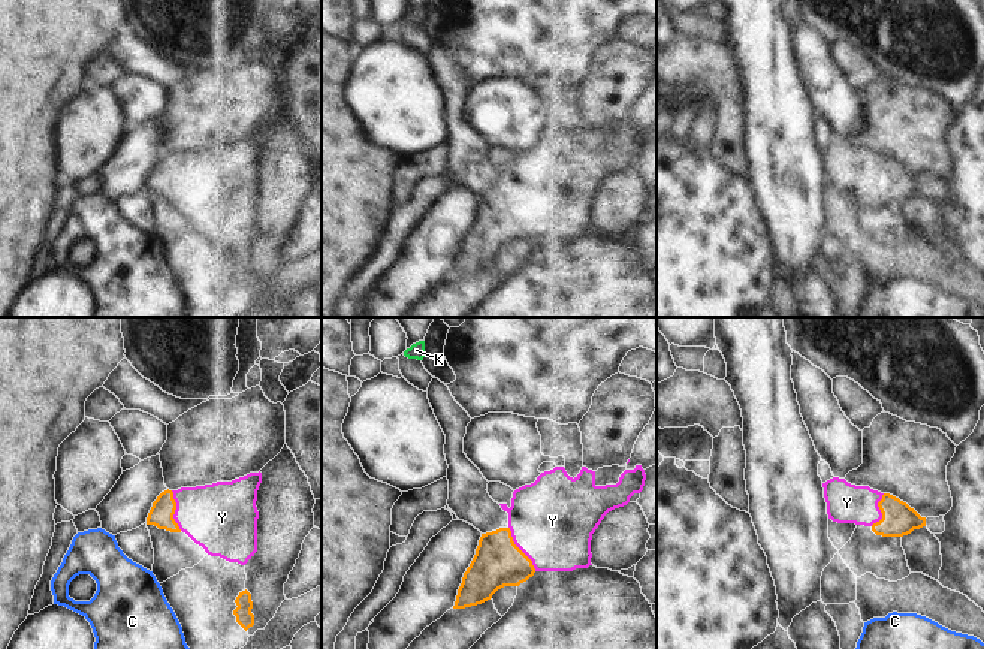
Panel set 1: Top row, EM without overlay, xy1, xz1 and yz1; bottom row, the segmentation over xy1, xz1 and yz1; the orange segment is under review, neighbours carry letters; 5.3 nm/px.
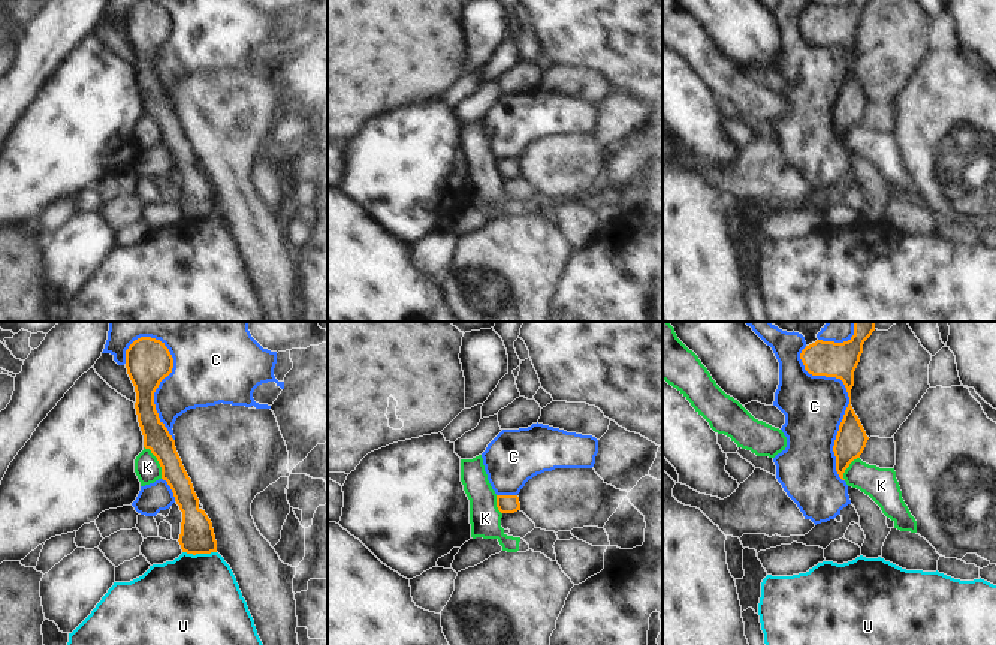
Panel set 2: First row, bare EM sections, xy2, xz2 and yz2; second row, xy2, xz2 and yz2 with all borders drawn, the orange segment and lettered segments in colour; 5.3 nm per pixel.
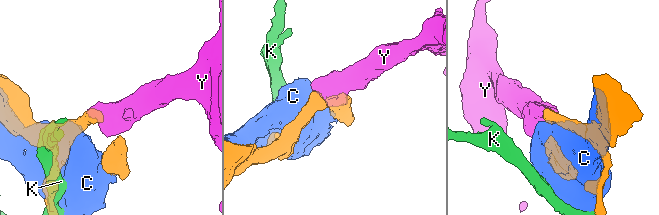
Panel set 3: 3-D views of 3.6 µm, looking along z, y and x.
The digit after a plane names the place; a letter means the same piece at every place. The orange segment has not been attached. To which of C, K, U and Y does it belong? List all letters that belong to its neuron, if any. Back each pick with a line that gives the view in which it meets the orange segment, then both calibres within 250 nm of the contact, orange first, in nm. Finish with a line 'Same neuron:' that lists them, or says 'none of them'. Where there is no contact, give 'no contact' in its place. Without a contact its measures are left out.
Y: xz1 | 260/460 nm
Same neuron: Y

